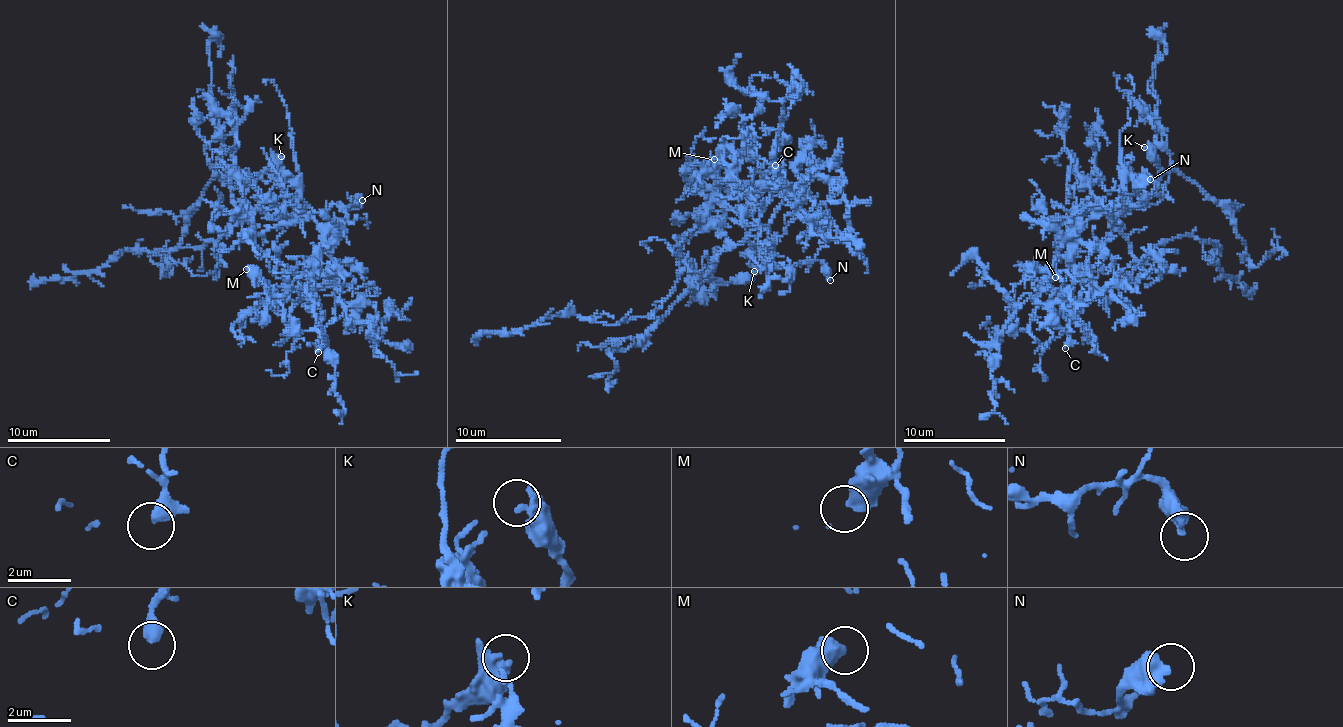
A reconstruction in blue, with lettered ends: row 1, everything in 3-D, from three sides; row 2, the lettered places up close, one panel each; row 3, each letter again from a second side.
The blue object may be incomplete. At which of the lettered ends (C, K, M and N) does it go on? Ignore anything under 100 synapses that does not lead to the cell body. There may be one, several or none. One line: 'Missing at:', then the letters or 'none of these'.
Missing at: none of these

